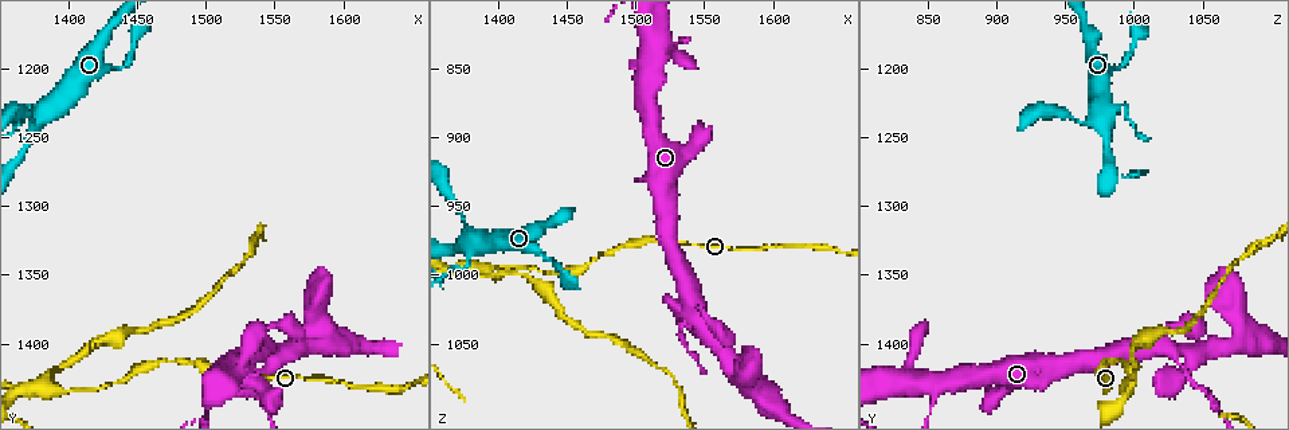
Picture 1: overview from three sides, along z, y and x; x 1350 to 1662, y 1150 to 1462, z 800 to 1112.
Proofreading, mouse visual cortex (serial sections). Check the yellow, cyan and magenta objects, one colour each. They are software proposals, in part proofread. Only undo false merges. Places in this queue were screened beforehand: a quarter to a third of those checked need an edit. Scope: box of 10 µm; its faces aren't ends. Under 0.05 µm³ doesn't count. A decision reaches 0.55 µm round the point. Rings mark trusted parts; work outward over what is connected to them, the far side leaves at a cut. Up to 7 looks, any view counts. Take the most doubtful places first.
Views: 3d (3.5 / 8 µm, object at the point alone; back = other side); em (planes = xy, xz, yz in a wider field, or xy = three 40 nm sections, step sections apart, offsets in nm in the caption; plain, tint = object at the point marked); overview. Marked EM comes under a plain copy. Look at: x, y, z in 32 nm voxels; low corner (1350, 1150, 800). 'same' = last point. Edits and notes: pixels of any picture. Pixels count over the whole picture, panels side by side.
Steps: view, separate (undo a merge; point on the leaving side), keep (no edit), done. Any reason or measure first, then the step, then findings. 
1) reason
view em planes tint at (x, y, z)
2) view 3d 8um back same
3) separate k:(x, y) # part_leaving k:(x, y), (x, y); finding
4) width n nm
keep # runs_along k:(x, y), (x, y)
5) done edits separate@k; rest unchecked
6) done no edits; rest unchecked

sudden change in width
view 3d 3.5um back at (1386, 1434, 996)

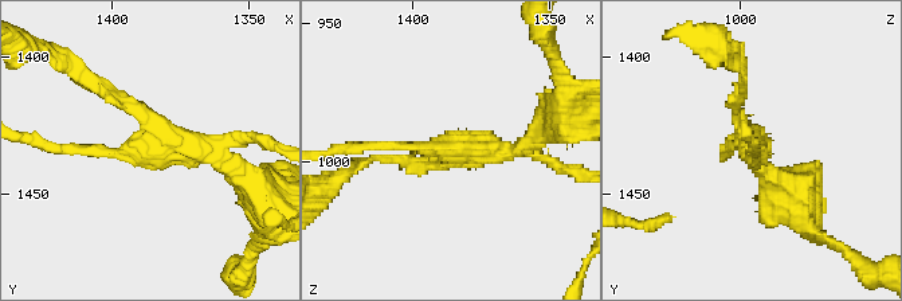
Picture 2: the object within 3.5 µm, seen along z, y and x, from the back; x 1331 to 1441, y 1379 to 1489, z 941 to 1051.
arms 3; arm_widths 150, 150, 200 nm; shape alone is not enough
view em xy step 1 tint at (1385, 1432, 995)

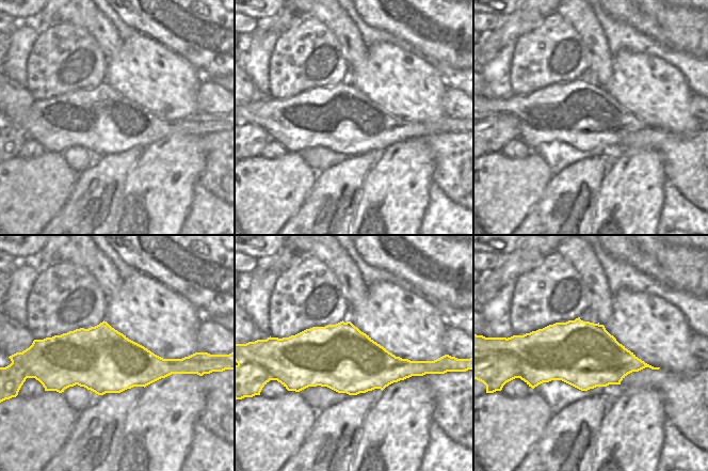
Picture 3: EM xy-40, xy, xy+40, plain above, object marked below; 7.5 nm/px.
another direction
view em planes tint same

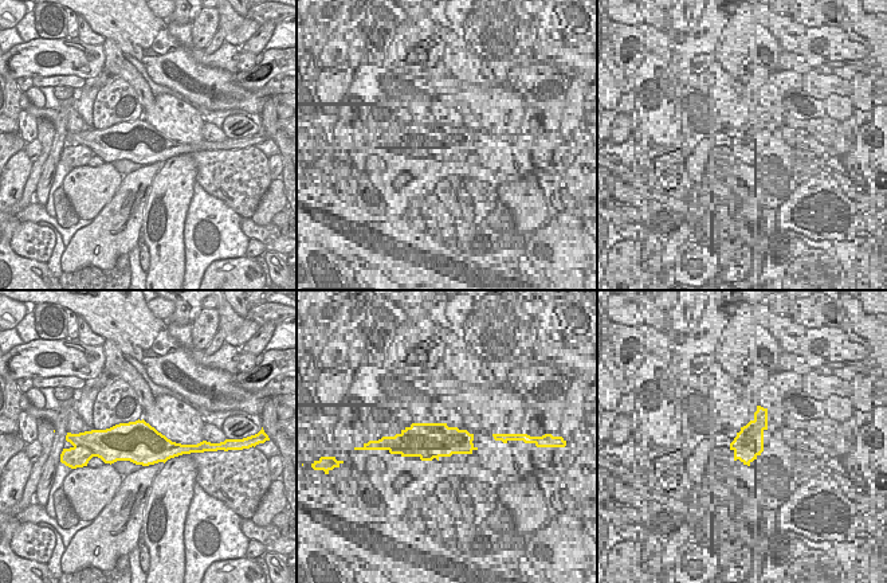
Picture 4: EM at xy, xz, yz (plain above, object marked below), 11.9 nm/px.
separate 2:(538, 121) # part_leaving 2:(444, 167), (371, 159), (349, 169); two cells meet here

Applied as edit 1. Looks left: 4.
redraw
view overview

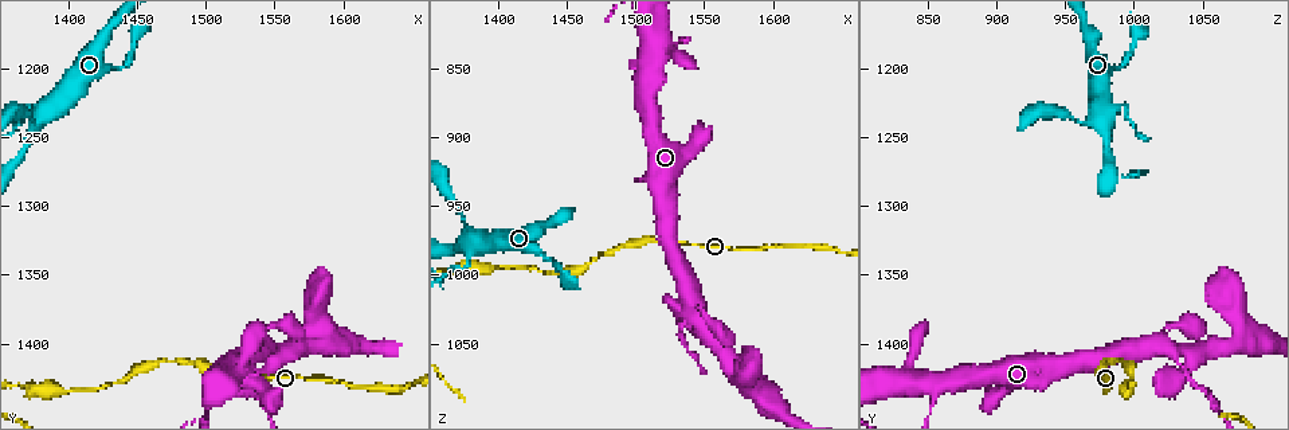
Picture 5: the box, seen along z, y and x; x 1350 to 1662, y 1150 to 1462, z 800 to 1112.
three arms meet
view 3d 8um at (1532, 1426, 1040)

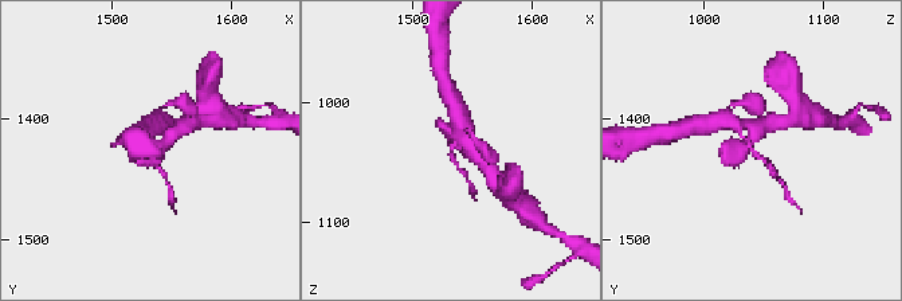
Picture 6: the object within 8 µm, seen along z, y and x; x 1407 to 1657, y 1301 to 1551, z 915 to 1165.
arms 3; arm_widths 150, 300, 400 nm; shape alone is not enough
view em xy step 2 tint same

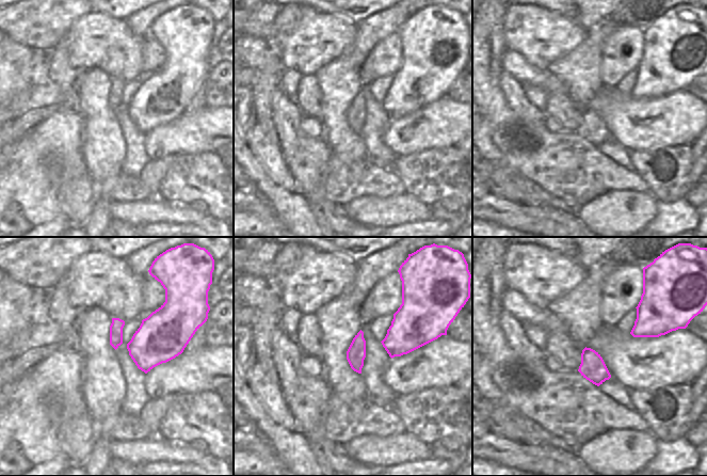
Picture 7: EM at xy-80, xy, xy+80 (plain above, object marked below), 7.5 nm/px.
separate 6:(768, 163) # two cells meet here

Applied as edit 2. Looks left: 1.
done edits separate@2, separate@6; rest unchecked

